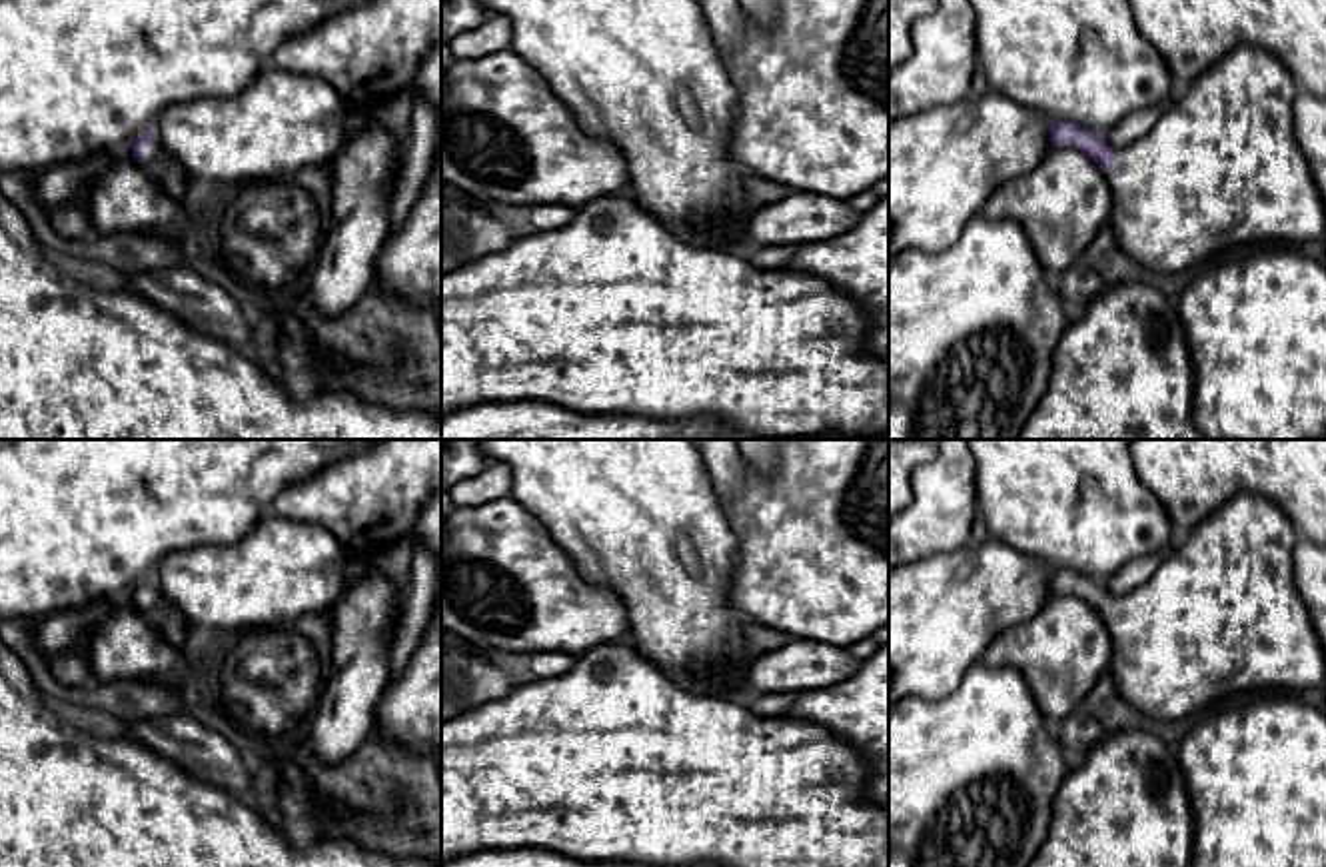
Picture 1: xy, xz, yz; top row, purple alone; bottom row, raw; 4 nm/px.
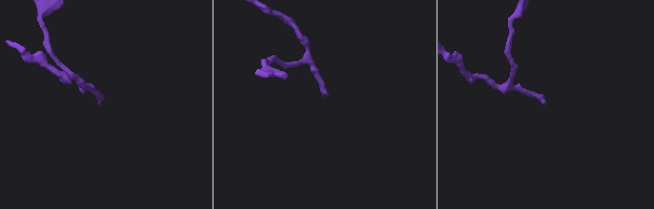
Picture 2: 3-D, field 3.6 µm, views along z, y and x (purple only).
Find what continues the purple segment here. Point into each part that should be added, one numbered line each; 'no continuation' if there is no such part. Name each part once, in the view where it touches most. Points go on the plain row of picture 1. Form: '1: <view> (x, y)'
1: xy (166, 618)

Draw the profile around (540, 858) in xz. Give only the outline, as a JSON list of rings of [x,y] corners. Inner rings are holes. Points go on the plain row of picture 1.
[[[483,851],[469,853],[463,859],[445,863],[443,867],[639,867],[621,861],[575,861],[553,851]]]

